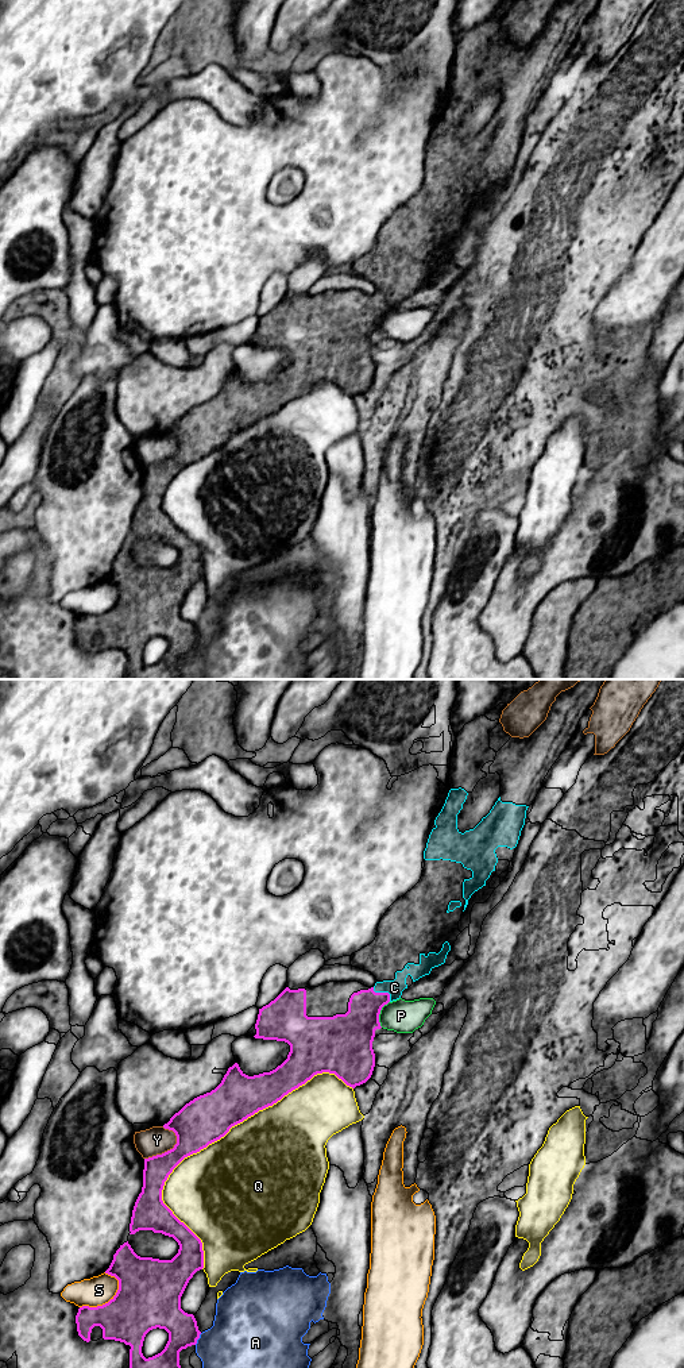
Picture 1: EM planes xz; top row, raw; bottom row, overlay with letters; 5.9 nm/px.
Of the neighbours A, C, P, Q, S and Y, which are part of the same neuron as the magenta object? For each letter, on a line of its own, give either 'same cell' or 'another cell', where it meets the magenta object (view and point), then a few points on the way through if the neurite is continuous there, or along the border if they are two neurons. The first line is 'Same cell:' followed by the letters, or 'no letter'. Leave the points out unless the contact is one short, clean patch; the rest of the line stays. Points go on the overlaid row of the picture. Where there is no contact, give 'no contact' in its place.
Same cell: C
A: another cell; contact xz (198, 1337)
C: same cell; contact xz (383, 993)
P: another cell; contact xz (379, 1013); border xz (389, 1001), (379, 1014), (381, 1027)
Q: another cell; contact xz (213, 1141)
S: another cell; contact xz (105, 1303)
Y: another cell; contact xz (165, 1152)

